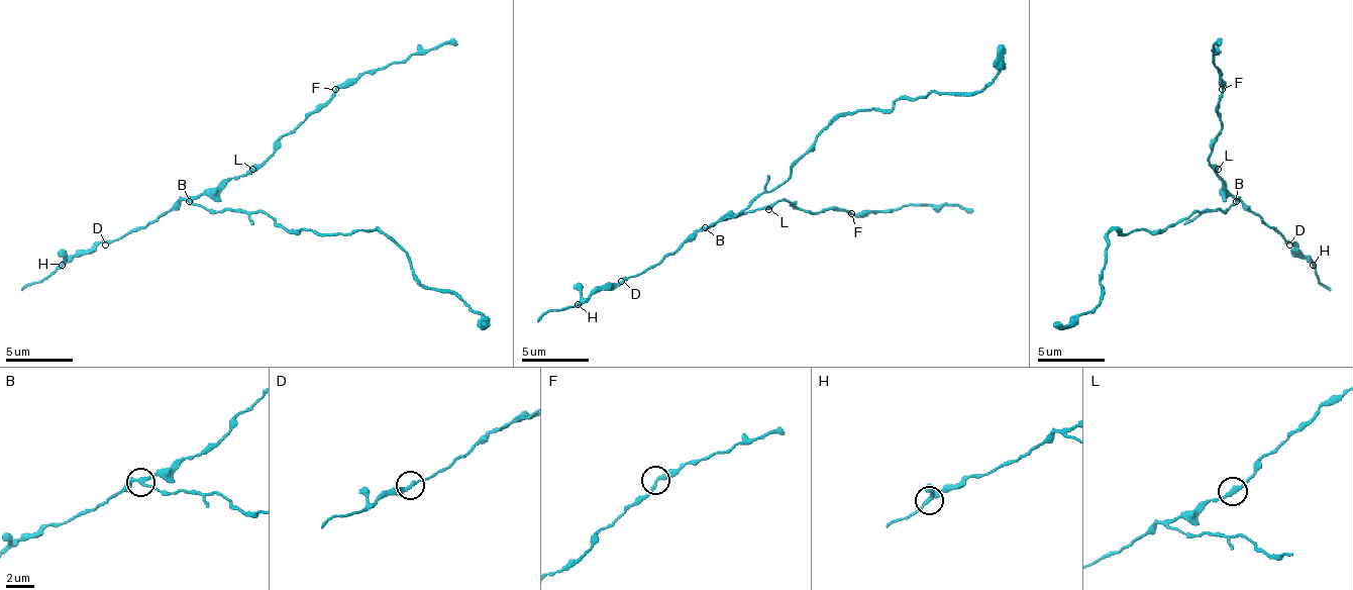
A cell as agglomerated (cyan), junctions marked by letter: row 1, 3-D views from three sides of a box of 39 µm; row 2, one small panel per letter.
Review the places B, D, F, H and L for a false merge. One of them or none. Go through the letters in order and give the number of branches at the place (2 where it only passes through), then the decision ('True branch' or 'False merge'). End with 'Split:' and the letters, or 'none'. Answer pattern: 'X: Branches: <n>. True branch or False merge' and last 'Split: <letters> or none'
B: Branches: 3. False merge
D: Branches: 2. True branch
F: Branches: 2. True branch
H: Branches: 3. True branch
L: Branches: 2. True branch
Split: B

